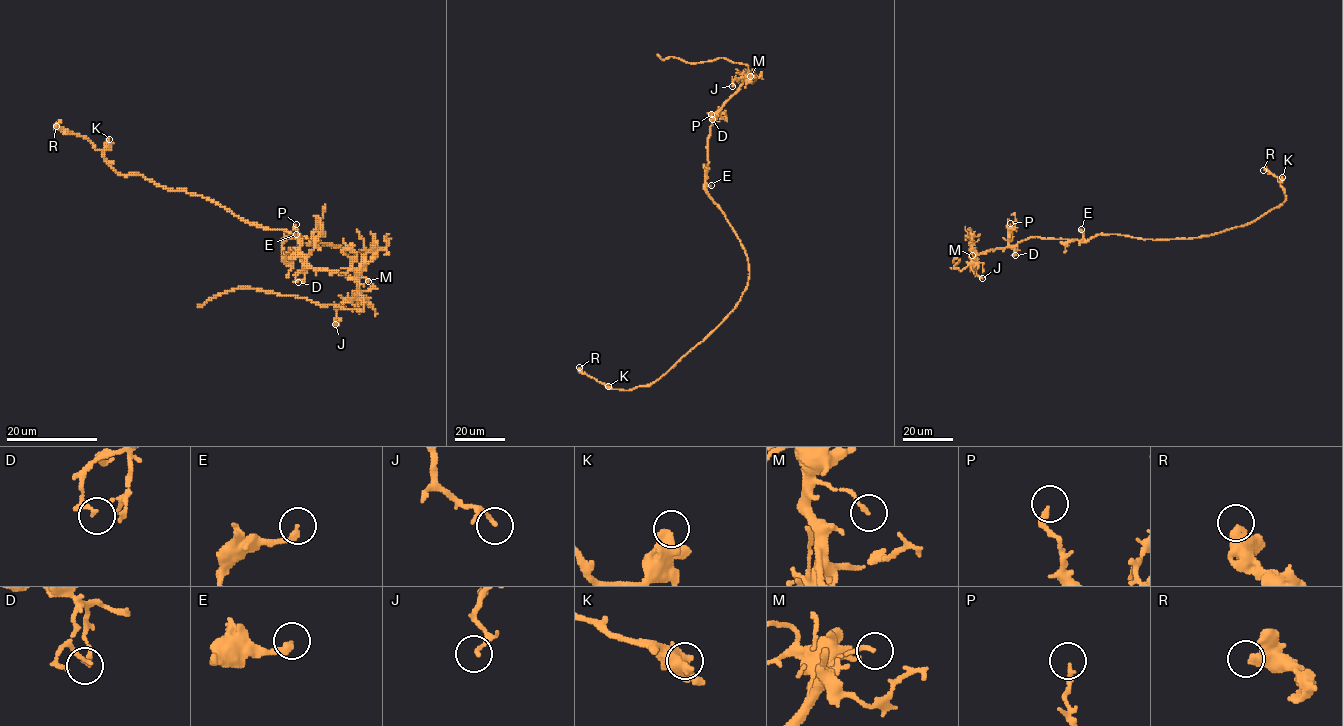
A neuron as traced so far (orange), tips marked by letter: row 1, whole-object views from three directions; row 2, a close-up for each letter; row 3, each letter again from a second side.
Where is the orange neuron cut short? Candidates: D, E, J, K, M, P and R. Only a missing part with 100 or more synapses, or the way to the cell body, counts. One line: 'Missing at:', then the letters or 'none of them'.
Missing at: none of them

